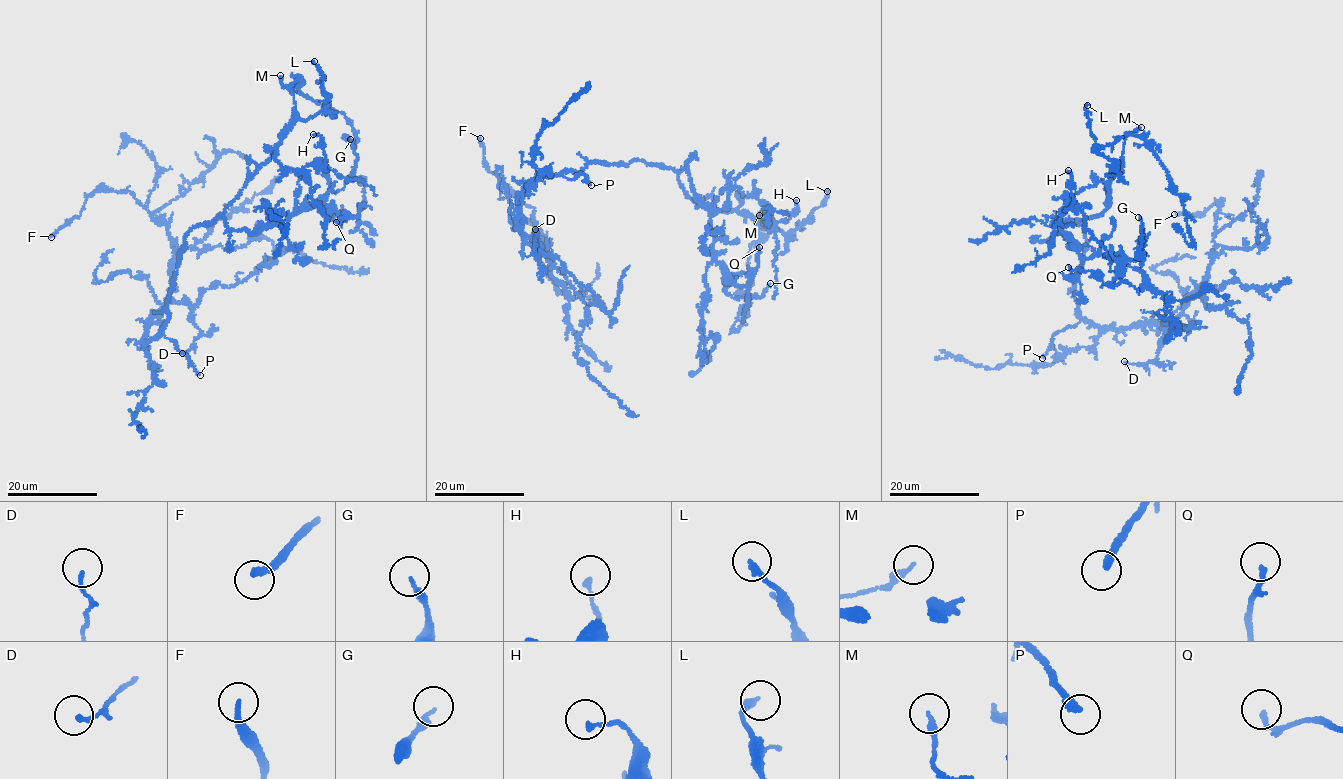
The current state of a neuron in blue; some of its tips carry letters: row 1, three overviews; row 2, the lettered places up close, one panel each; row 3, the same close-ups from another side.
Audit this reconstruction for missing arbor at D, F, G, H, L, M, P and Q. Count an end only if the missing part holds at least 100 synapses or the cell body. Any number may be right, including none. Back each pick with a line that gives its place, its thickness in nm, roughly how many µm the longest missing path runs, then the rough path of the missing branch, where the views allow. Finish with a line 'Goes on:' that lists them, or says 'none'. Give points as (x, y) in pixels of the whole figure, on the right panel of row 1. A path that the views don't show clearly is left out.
P: Place: (1042, 358). Thickness 240 nm. Missing length about 120 µm
Goes on: P

